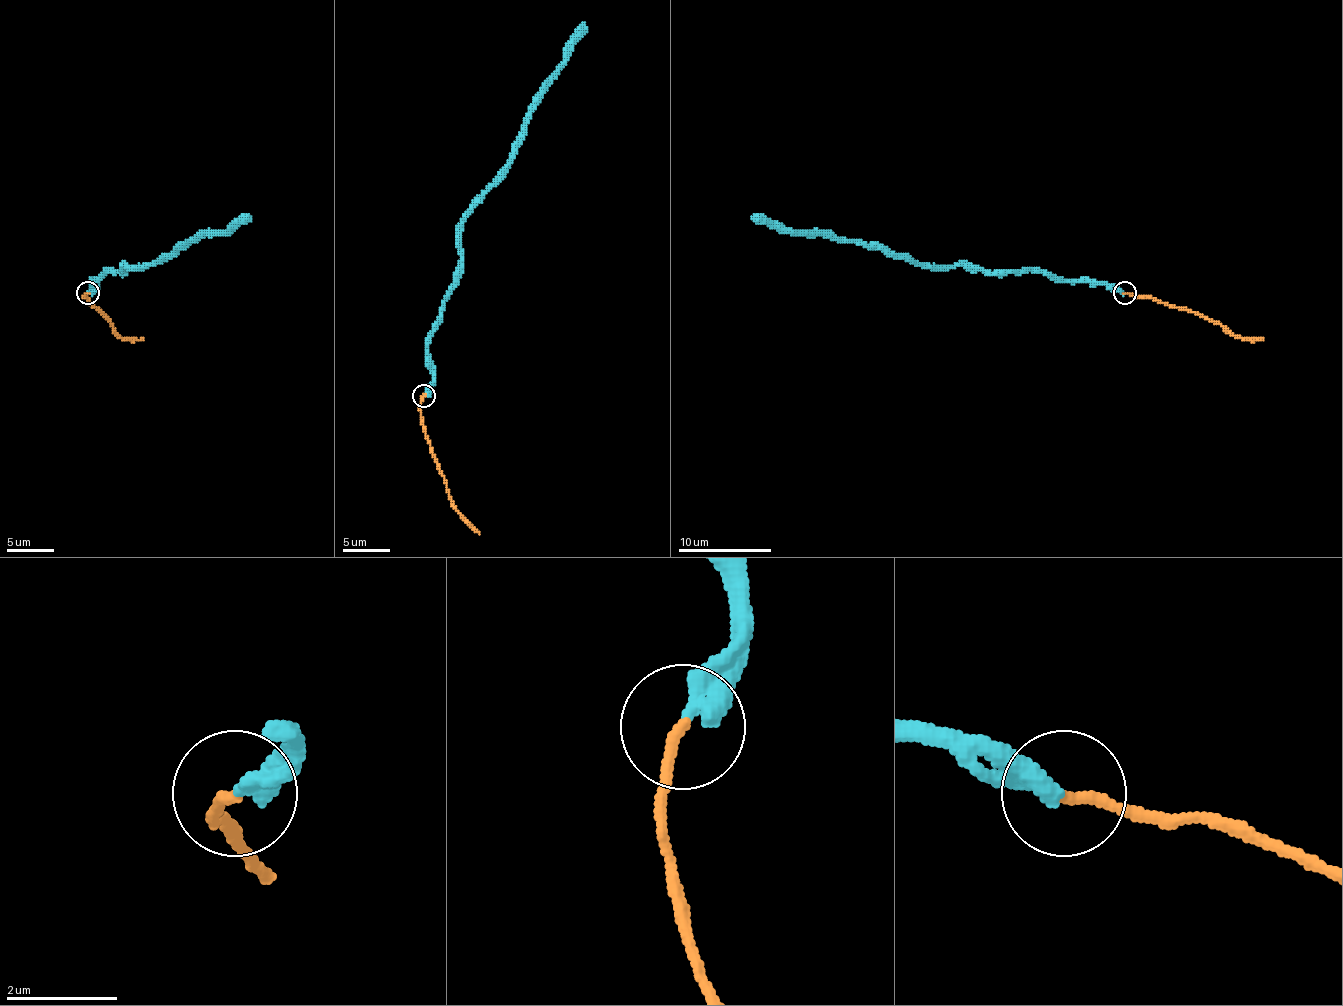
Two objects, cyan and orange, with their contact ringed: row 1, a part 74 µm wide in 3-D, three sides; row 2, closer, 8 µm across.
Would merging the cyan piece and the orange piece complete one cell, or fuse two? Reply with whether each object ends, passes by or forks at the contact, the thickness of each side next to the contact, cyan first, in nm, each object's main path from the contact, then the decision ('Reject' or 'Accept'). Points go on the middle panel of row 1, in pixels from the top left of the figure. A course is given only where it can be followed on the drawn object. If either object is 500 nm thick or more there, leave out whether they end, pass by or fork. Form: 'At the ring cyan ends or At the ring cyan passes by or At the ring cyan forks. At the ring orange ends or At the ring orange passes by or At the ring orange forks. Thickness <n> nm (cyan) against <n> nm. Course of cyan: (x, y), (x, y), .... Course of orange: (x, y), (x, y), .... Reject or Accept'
At the ring cyan ends. At the ring orange ends. Thickness 400 nm (cyan) against 200 nm. Course of cyan: (423, 394), (432, 380), (428, 333), (458, 265), (460, 218), (510, 160), (533, 97), (584, 22). Course of orange: (423, 396), (421, 422), (449, 499), (479, 534). Reject

